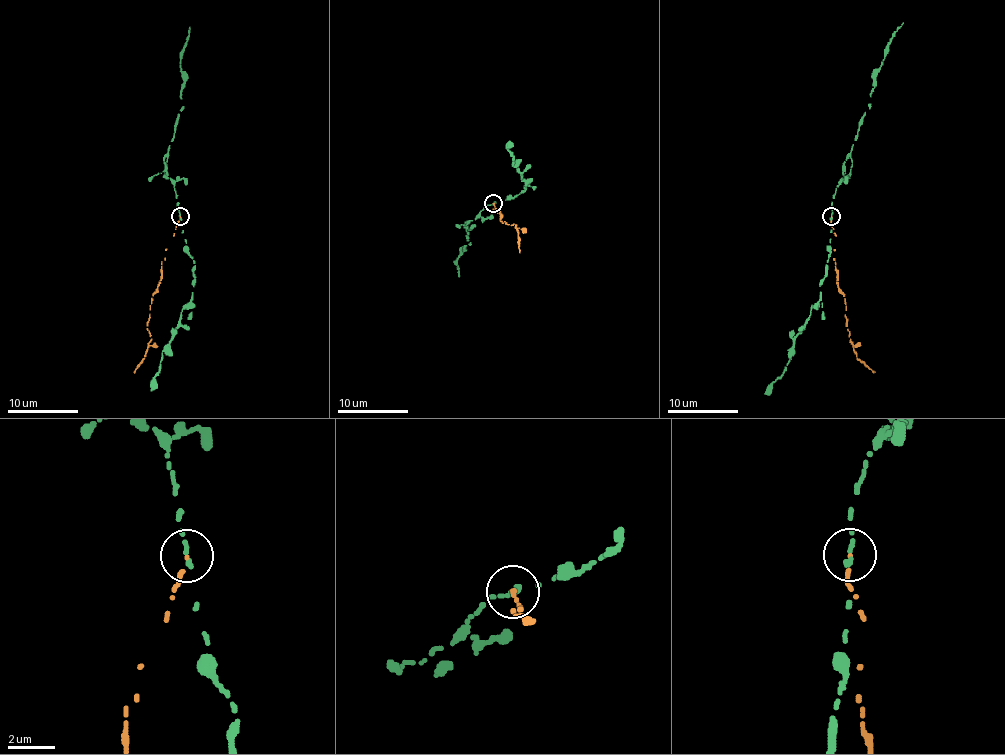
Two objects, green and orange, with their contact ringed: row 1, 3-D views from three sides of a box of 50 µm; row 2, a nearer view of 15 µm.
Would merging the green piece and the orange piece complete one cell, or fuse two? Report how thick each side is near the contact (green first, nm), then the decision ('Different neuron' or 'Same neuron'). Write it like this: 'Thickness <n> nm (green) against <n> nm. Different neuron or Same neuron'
Thickness 240 nm (green) against 140 nm. Different neuron

